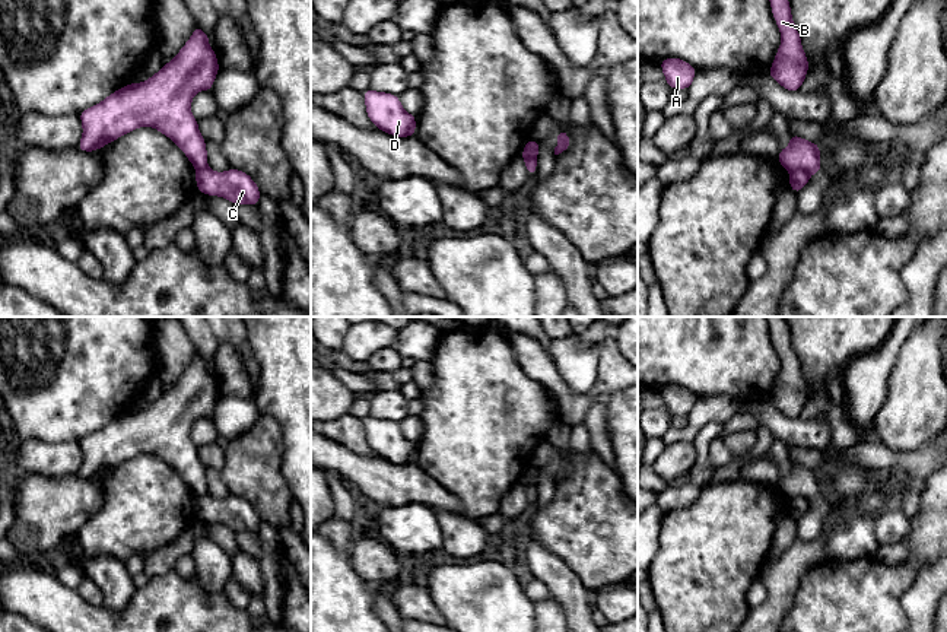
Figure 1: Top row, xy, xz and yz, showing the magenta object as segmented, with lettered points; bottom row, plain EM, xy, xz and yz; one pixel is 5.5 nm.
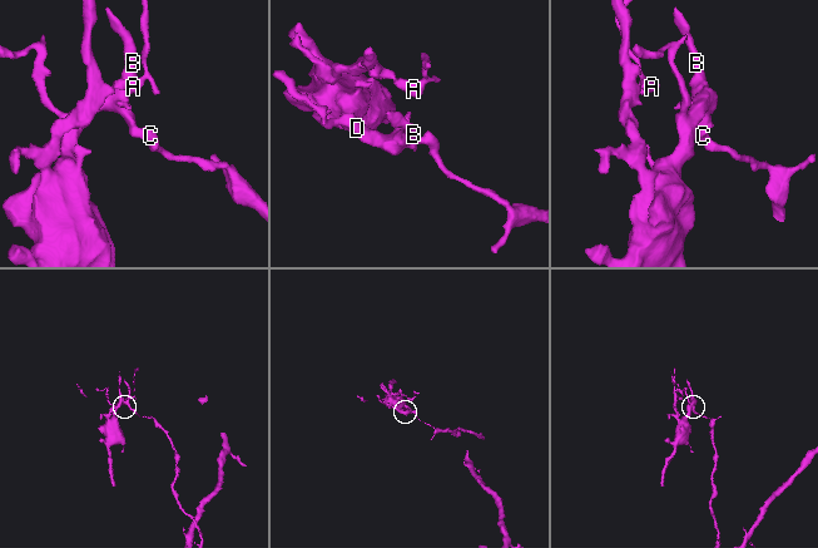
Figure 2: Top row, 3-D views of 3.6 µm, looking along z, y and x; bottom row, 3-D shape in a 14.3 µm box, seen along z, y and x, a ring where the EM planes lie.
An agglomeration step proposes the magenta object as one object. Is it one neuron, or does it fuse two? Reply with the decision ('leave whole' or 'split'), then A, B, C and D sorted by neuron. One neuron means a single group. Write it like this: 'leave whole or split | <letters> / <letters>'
split | A B D / C

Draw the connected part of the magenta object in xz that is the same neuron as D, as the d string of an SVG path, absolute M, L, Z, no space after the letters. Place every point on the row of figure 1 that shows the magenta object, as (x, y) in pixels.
M366 89L363 93L366 115L378 130L394 137L413 137L417 117L409 114L397 95Z

